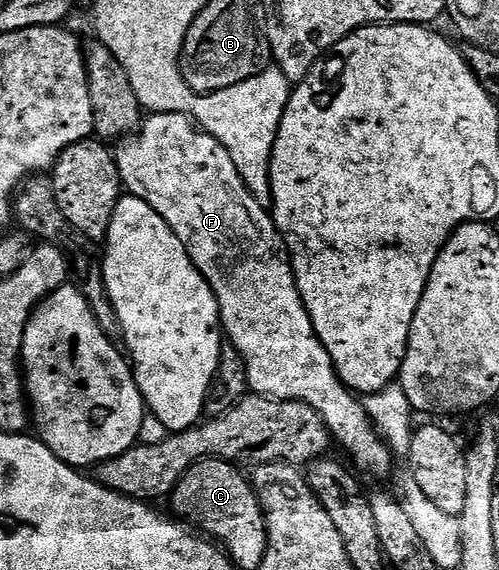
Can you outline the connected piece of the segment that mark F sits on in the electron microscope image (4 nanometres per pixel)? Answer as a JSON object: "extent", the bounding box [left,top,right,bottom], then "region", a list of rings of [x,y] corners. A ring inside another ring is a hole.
{"extent":[114,112,394,476],"region":[[[157,112],[149,115],[141,123],[135,134],[121,139],[115,145],[114,155],[116,157],[116,165],[120,171],[121,185],[131,195],[145,200],[171,226],[174,234],[178,234],[182,246],[186,246],[186,250],[190,254],[190,258],[194,262],[196,269],[204,275],[206,282],[211,286],[212,292],[215,294],[216,301],[218,302],[223,335],[239,350],[246,362],[249,389],[257,396],[271,396],[273,400],[297,400],[303,404],[309,404],[321,416],[324,423],[328,425],[328,430],[332,434],[333,441],[337,445],[340,443],[344,446],[345,450],[352,455],[353,462],[362,471],[373,472],[376,476],[386,475],[392,468],[392,460],[394,461],[393,453],[390,451],[384,436],[376,431],[376,426],[372,423],[372,419],[368,417],[368,412],[364,408],[363,403],[340,381],[340,375],[337,374],[336,367],[332,364],[330,354],[322,346],[320,339],[316,337],[316,331],[310,322],[310,314],[302,302],[300,291],[296,285],[296,275],[292,273],[292,261],[288,255],[288,248],[284,244],[284,238],[280,235],[280,231],[277,230],[276,222],[272,219],[269,209],[257,202],[252,191],[246,186],[246,182],[238,174],[238,166],[234,166],[234,158],[230,158],[226,146],[222,146],[222,142],[218,142],[210,133],[197,127],[187,116],[180,116],[177,112]]]}

